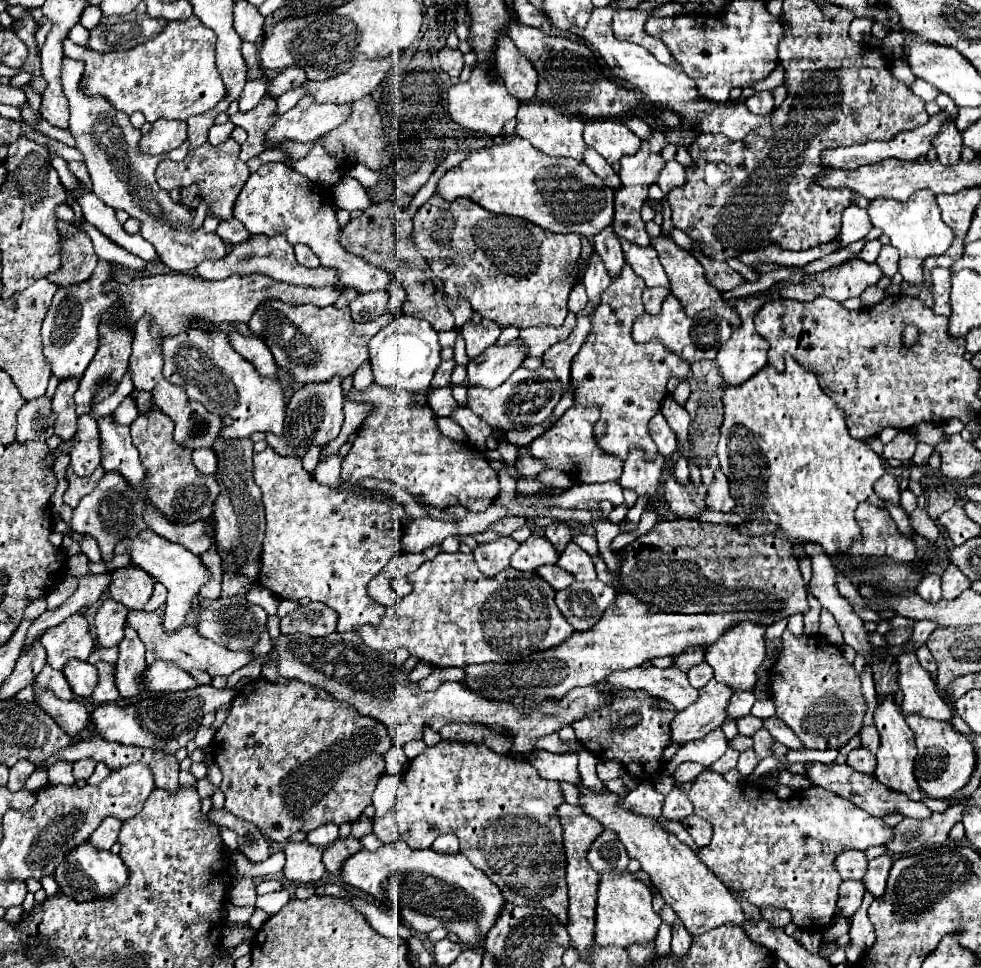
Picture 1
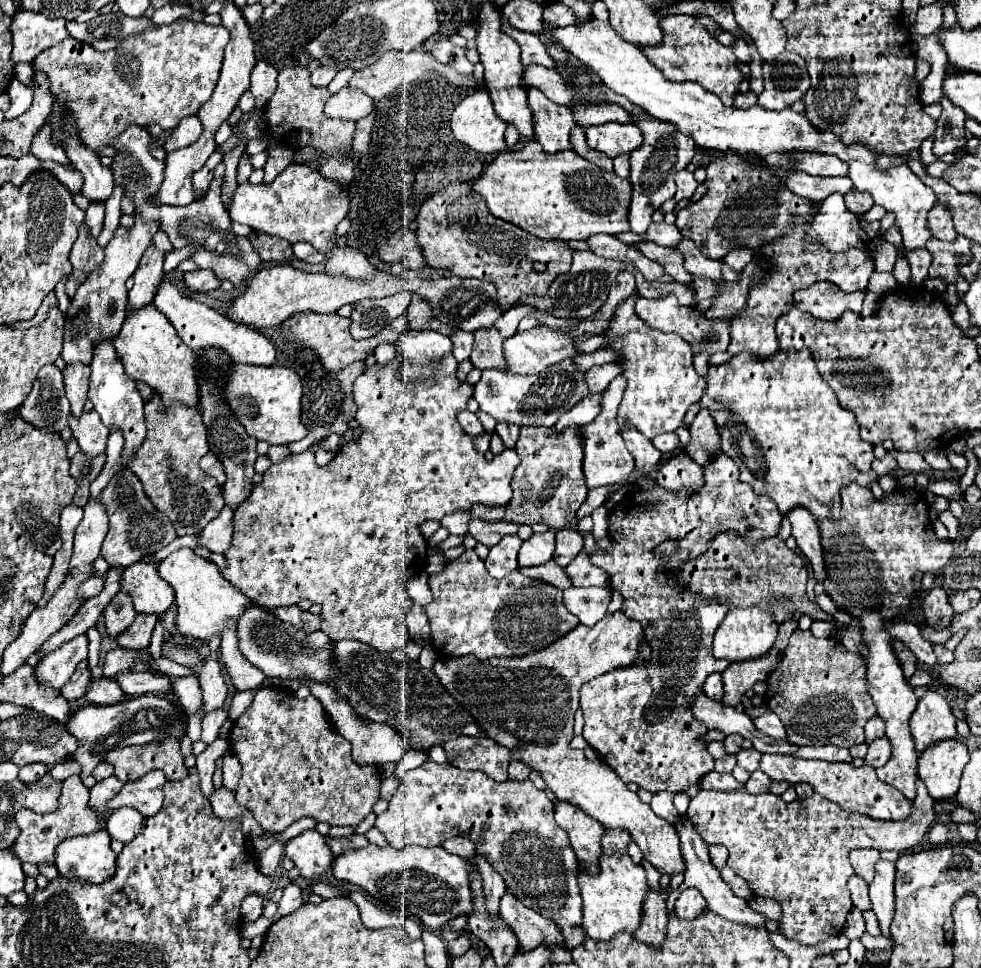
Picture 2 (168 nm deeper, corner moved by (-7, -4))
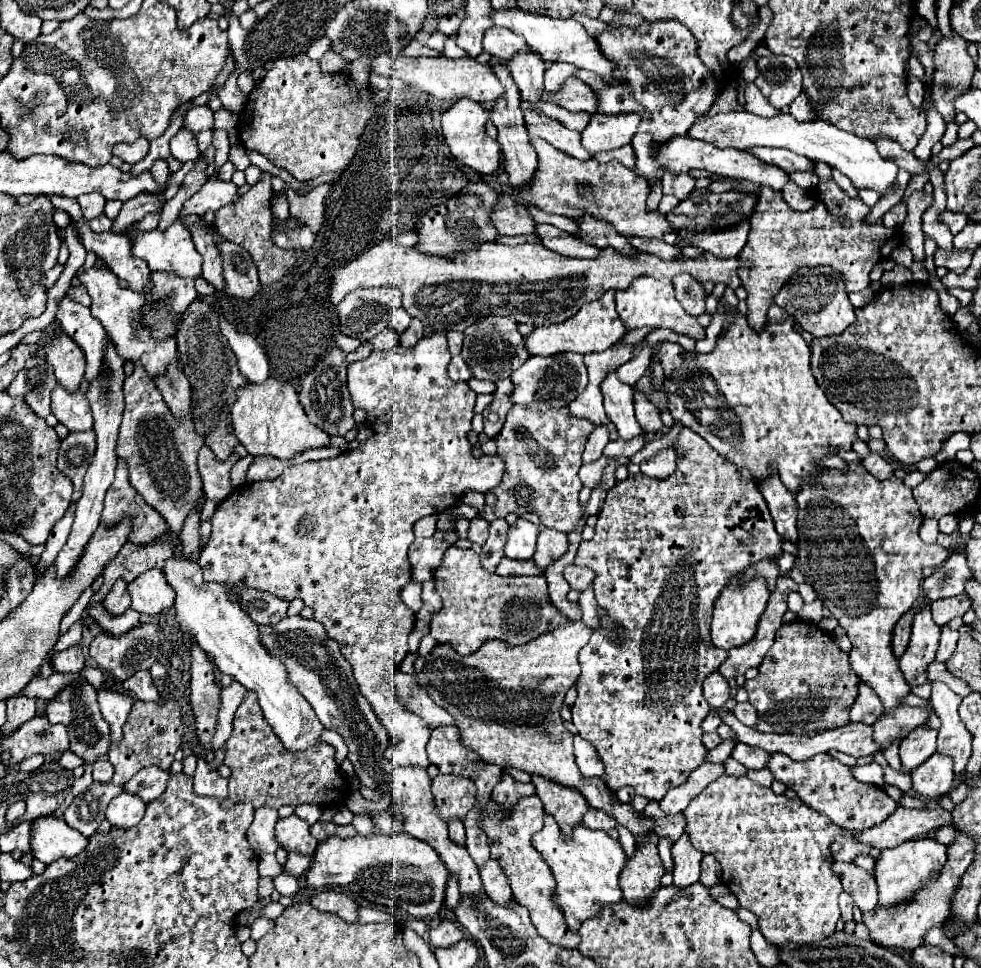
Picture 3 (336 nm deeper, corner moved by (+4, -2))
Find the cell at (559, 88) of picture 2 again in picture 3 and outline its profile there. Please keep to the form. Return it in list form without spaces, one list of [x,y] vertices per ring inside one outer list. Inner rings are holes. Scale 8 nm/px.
[[[568,78],[556,92],[544,92],[541,100],[558,104],[570,112],[596,112],[596,96],[592,88],[578,78]]]

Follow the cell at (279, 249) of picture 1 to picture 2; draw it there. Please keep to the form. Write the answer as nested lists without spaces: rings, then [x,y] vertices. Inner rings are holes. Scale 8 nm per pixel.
[[[197,270],[197,272],[183,272],[183,280],[185,284],[193,290],[193,292],[209,292],[219,288],[221,280],[215,280],[213,272],[209,270]]]

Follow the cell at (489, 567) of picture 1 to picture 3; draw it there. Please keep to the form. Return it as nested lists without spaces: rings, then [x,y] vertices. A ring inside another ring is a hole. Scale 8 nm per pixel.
[[[494,520],[490,522],[490,530],[488,530],[488,540],[482,546],[482,554],[480,554],[480,564],[486,572],[496,572],[498,560],[502,560],[504,556],[504,546],[506,546],[506,534],[508,534],[508,524],[506,520]]]

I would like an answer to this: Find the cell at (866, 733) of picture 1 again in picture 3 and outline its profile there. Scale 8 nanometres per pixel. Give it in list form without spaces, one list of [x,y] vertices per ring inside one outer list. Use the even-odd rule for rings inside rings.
[[[860,682],[860,694],[850,710],[850,722],[862,722],[862,724],[874,724],[882,716],[882,704],[878,702],[878,696]]]

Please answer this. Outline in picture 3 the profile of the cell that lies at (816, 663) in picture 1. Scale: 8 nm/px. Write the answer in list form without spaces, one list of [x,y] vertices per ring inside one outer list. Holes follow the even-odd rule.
[[[790,622],[784,624],[776,632],[776,642],[772,650],[766,654],[762,664],[758,666],[758,676],[754,680],[746,680],[744,688],[748,692],[750,704],[758,712],[758,732],[782,732],[782,734],[822,734],[822,730],[832,730],[832,728],[842,728],[846,726],[850,706],[854,704],[858,696],[858,686],[860,680],[854,676],[848,664],[848,654],[842,652],[832,634],[822,632],[816,624],[808,622]]]

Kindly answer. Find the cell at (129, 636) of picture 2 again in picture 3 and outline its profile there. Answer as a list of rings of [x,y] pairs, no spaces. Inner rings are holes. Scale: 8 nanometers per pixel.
[[[96,604],[94,608],[90,608],[90,616],[100,624],[100,628],[112,636],[120,636],[126,634],[128,630],[132,630],[134,626],[140,626],[140,612],[128,608],[124,614],[120,616],[112,616],[104,610],[102,604]]]

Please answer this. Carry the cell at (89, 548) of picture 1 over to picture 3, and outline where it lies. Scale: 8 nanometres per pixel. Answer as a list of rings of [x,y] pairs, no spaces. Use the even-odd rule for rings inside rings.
[[[158,568],[134,578],[128,590],[132,600],[130,606],[142,614],[158,614],[174,604],[174,590]]]

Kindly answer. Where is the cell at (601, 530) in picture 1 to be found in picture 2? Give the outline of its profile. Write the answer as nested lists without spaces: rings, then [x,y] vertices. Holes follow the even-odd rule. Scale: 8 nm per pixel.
[[[615,612],[591,628],[577,624],[561,640],[527,656],[489,658],[483,662],[475,656],[445,658],[435,662],[433,672],[457,704],[473,716],[485,736],[509,750],[521,750],[519,760],[537,770],[559,800],[577,804],[605,828],[625,828],[639,844],[645,860],[661,874],[675,874],[685,870],[675,826],[659,818],[649,804],[643,804],[609,764],[591,762],[583,750],[569,748],[573,716],[579,708],[579,688],[595,676],[633,666],[643,638],[643,628],[637,620]]]

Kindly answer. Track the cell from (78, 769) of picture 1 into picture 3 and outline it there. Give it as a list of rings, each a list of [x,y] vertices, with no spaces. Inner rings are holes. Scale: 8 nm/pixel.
[[[102,758],[102,760],[98,760],[94,764],[94,770],[92,770],[92,778],[94,780],[98,780],[98,782],[110,782],[112,774],[114,774],[114,768],[112,768],[112,764],[106,758]]]

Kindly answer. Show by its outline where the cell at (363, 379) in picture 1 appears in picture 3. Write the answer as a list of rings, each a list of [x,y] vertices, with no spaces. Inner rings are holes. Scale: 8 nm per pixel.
[[[386,328],[386,330],[382,330],[380,334],[376,334],[372,340],[370,340],[370,344],[372,344],[372,348],[374,350],[388,350],[388,348],[394,348],[396,344],[398,344],[398,334],[392,330],[392,328]]]

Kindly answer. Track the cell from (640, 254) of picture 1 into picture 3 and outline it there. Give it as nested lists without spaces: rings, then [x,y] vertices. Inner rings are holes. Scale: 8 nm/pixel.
[[[538,224],[536,234],[542,238],[544,246],[560,252],[564,256],[574,256],[574,258],[596,258],[602,250],[598,246],[590,246],[588,242],[584,242],[580,236],[568,234],[556,226],[550,224]]]

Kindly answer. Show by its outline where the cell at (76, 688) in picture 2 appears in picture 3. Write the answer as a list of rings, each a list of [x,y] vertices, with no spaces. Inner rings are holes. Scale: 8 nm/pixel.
[[[72,646],[70,650],[54,654],[52,666],[60,674],[78,674],[84,668],[84,656],[82,656],[80,646]]]

